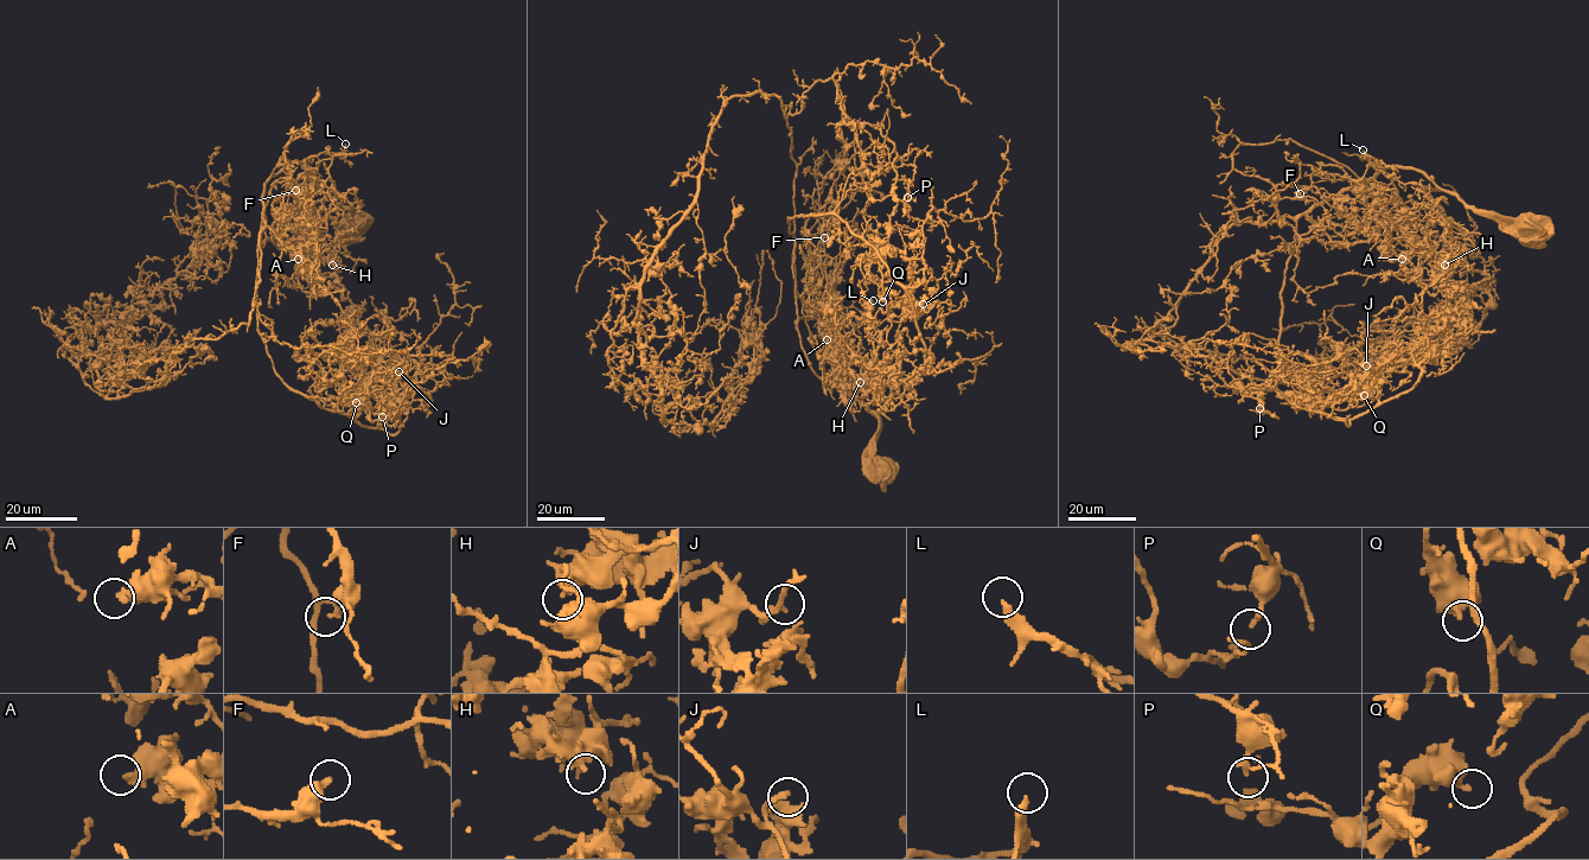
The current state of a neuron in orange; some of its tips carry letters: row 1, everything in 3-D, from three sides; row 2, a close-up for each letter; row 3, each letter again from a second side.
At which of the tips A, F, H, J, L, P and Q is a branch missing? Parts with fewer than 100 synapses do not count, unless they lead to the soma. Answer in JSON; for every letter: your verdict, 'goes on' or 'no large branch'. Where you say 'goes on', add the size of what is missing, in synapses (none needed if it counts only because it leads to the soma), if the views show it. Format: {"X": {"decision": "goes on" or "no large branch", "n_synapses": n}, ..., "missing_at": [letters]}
{"A": {"decision": "no large branch"}, "F": {"decision": "no large branch"}, "H": {"decision": "no large branch"}, "J": {"decision": "no large branch"}, "L": {"decision": "no large branch"}, "P": {"decision": "no large branch"}, "Q": {"decision": "no large branch"}, "missing_at": []}

